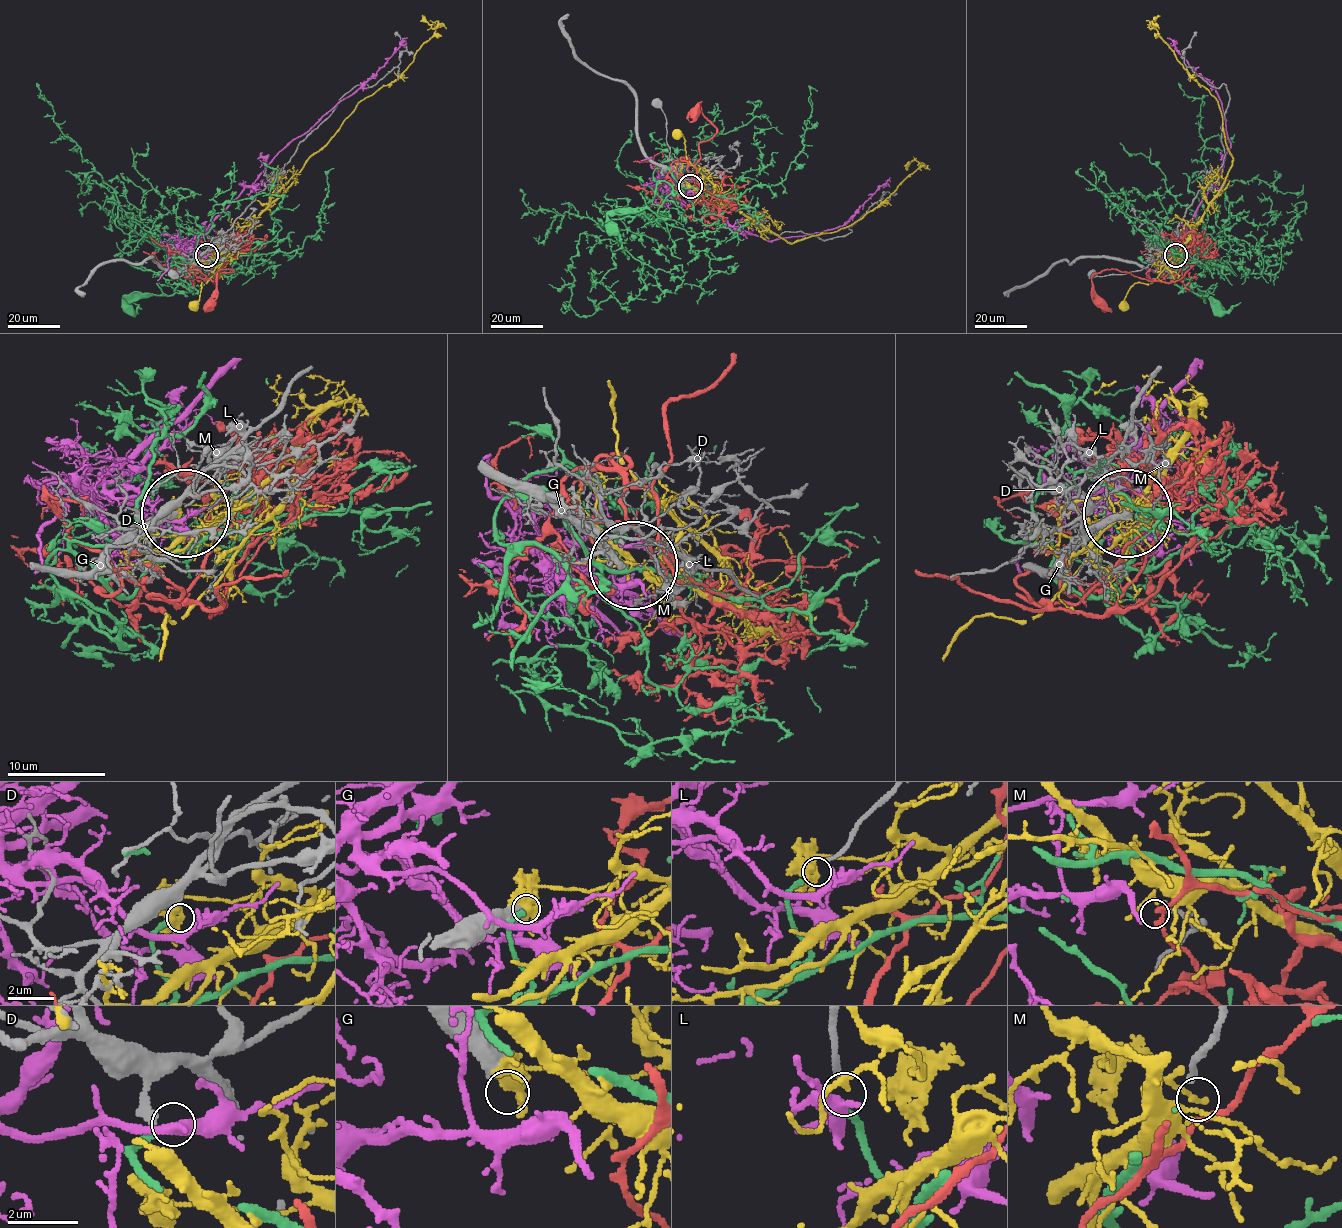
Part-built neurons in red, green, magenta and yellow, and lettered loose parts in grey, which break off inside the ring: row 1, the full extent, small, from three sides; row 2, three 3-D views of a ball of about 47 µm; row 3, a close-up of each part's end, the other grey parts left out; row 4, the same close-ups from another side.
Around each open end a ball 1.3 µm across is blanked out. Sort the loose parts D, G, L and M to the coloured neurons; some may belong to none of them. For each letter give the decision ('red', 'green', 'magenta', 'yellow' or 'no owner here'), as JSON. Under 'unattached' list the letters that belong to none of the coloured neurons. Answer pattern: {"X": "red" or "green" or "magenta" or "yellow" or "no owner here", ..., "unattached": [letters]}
{"D": "no owner here", "G": "no owner here", "L": "green", "M": "red", "unattached": ["D", "G"]}

